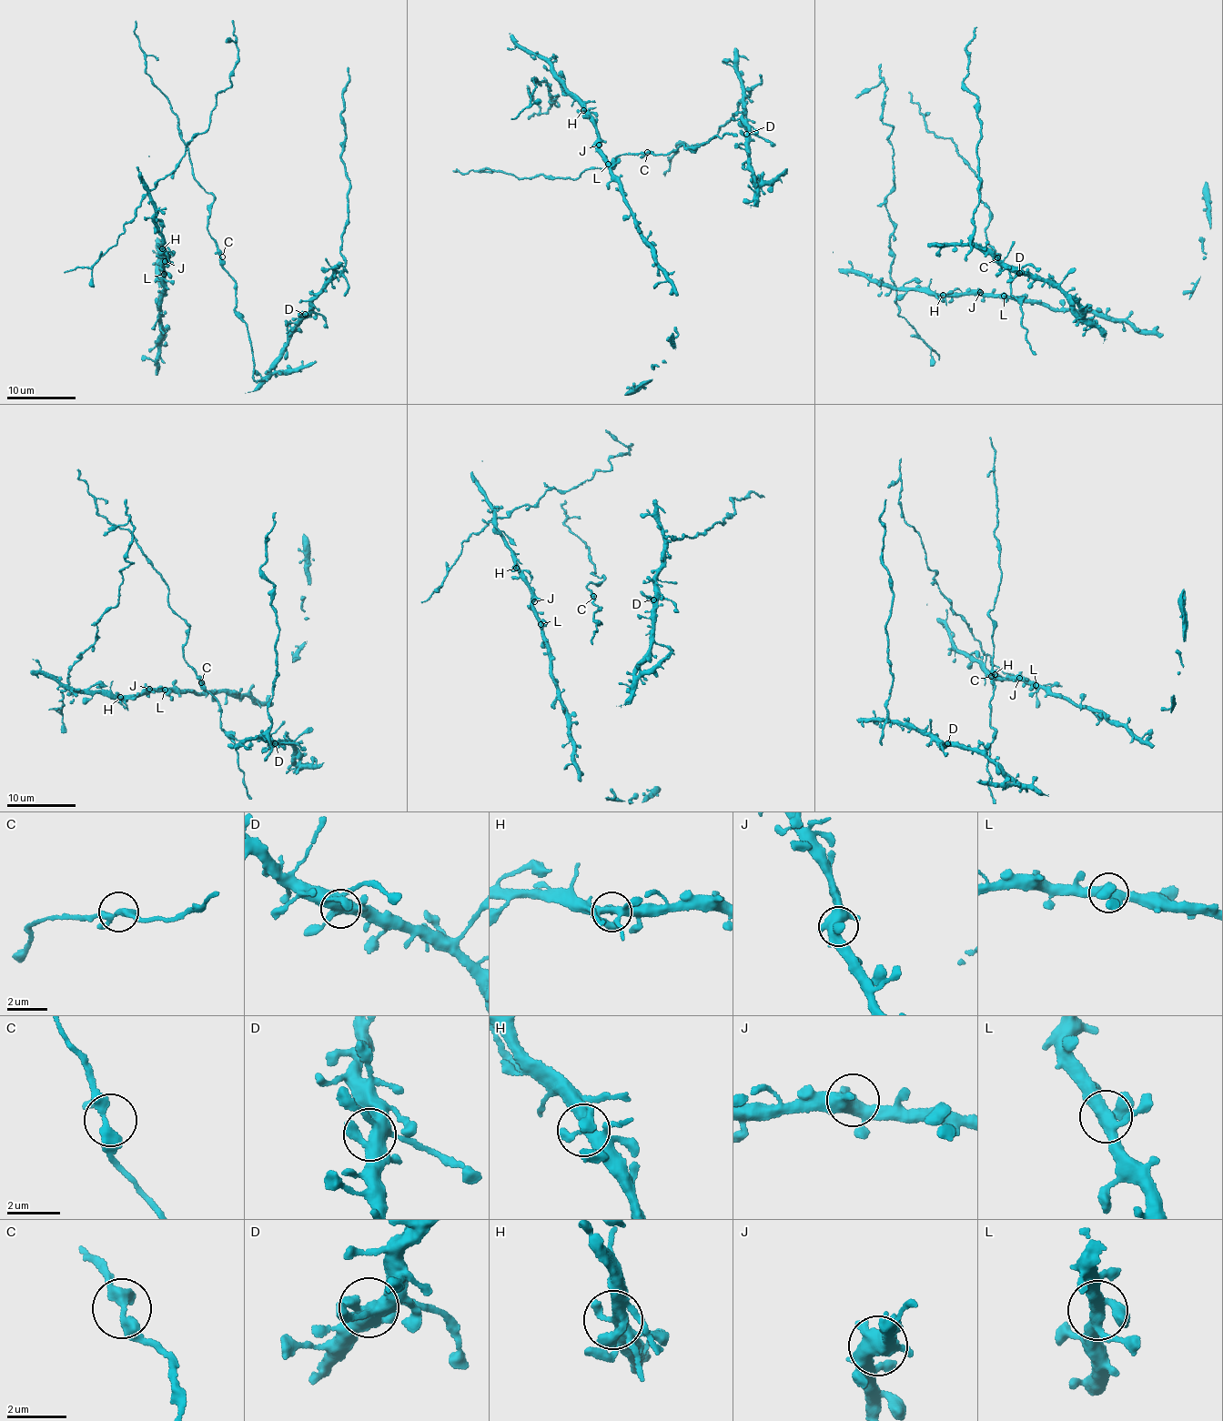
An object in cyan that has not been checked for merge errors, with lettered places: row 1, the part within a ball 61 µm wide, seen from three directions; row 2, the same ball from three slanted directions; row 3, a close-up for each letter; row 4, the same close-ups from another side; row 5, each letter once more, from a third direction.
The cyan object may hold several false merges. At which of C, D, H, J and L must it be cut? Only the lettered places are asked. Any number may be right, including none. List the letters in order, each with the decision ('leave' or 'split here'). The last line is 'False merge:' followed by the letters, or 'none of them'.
C: leave
D: leave
H: leave
J: leave
L: leave
False merge: none of them

